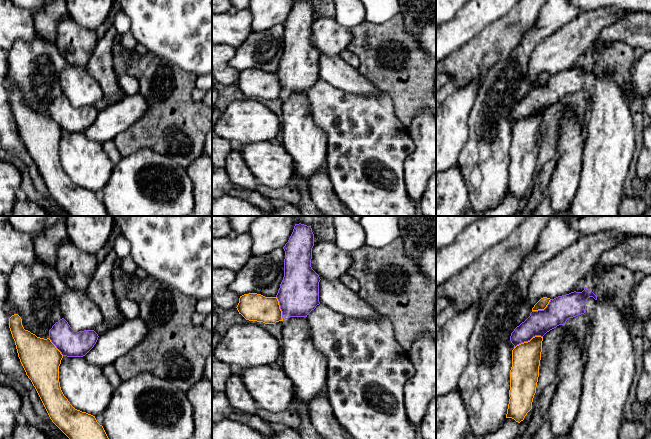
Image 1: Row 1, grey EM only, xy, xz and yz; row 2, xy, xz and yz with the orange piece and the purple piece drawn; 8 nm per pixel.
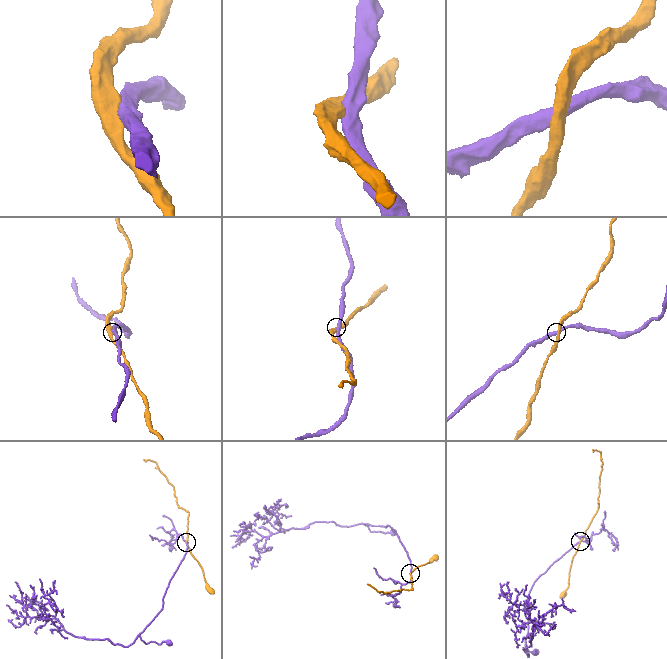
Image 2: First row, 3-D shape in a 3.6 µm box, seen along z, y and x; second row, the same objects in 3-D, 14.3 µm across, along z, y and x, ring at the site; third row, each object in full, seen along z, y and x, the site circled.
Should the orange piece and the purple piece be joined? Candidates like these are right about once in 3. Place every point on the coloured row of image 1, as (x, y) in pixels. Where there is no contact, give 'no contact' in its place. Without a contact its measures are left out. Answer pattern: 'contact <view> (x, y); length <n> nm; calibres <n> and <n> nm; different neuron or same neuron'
contact yz (528, 341); length 240 nm; calibres 220 and 200 nm; different neuron

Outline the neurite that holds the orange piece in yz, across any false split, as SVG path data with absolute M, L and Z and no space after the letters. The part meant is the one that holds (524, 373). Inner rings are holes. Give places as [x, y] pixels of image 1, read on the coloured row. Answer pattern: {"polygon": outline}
{"polygon": "M535 336L512 350L509 404L506 418L520 423L532 409L539 377L543 337Z"}

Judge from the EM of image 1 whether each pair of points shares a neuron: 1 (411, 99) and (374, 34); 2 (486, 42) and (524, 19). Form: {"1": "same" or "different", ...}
{"1": "same", "2": "same"}

